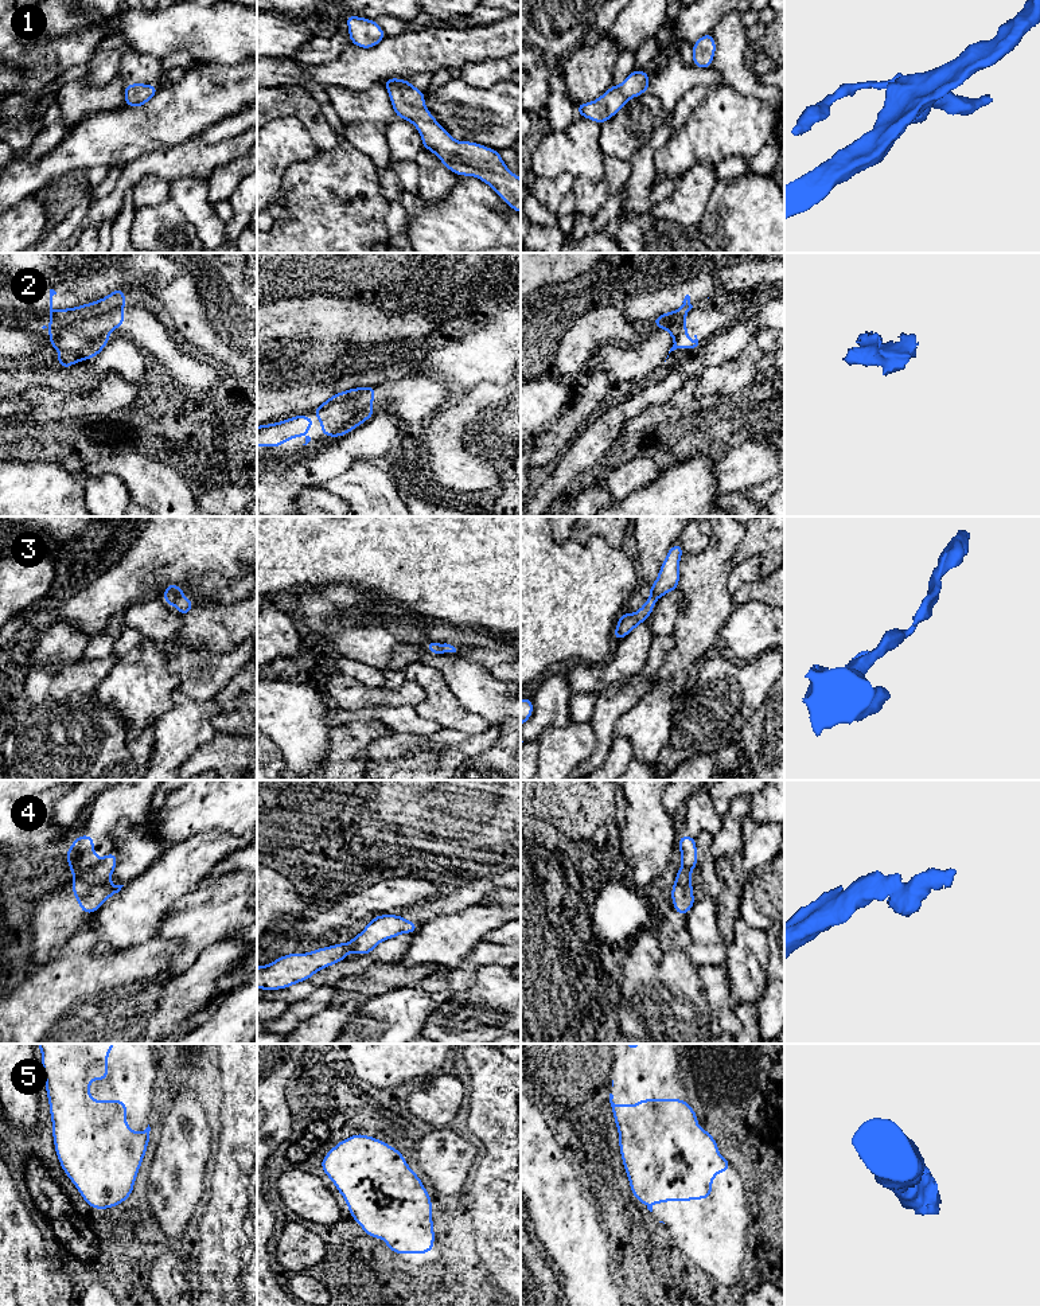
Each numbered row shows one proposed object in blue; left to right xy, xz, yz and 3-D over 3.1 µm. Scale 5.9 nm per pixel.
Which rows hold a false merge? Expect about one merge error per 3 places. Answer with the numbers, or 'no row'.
4

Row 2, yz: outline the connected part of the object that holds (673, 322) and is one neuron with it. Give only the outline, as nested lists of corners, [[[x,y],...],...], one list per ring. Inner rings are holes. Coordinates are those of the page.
[[[686,295],[682,303],[679,309],[654,317],[653,325],[655,328],[665,328],[674,339],[674,344],[669,354],[677,348],[690,350],[698,346],[697,335],[694,335],[694,340],[688,339],[689,332],[685,324],[686,315],[693,308],[690,296]]]

